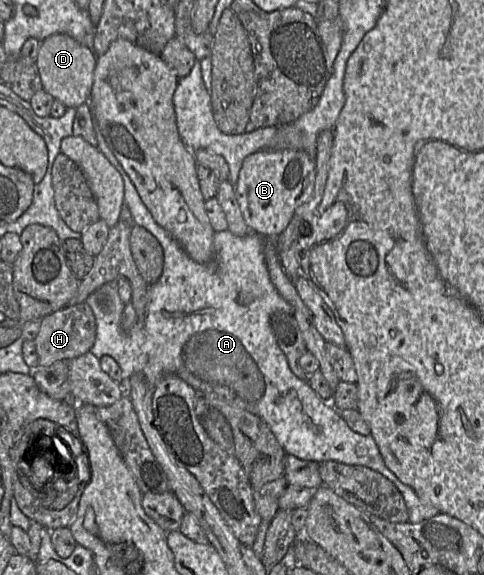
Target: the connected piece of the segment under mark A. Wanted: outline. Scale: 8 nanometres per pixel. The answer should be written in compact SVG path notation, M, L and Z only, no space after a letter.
M98 129L95 134L97 148L104 153L124 181L124 206L119 221L134 223L155 236L163 249L163 269L159 279L148 286L145 319L138 320L137 317L136 324L129 332L124 332L120 326L125 304L119 297L117 281L105 283L87 297L85 303L91 307L96 320L96 338L90 353L99 359L105 355L114 358L121 368L123 380L129 380L133 374L141 373L155 386L165 375L175 374L193 387L199 395L214 394L232 406L259 416L289 455L318 463L336 461L359 465L380 473L395 485L404 498L409 523L419 523L440 514L437 508L422 501L410 486L401 482L386 466L372 436L354 432L341 417L340 411L331 402L323 400L307 381L297 377L289 367L288 360L277 343L271 317L279 312L294 312L294 309L280 295L270 279L264 256L265 237L253 231L242 237L234 235L228 229L215 232L213 260L207 264L195 262L178 241L154 221L134 184L107 147Z

